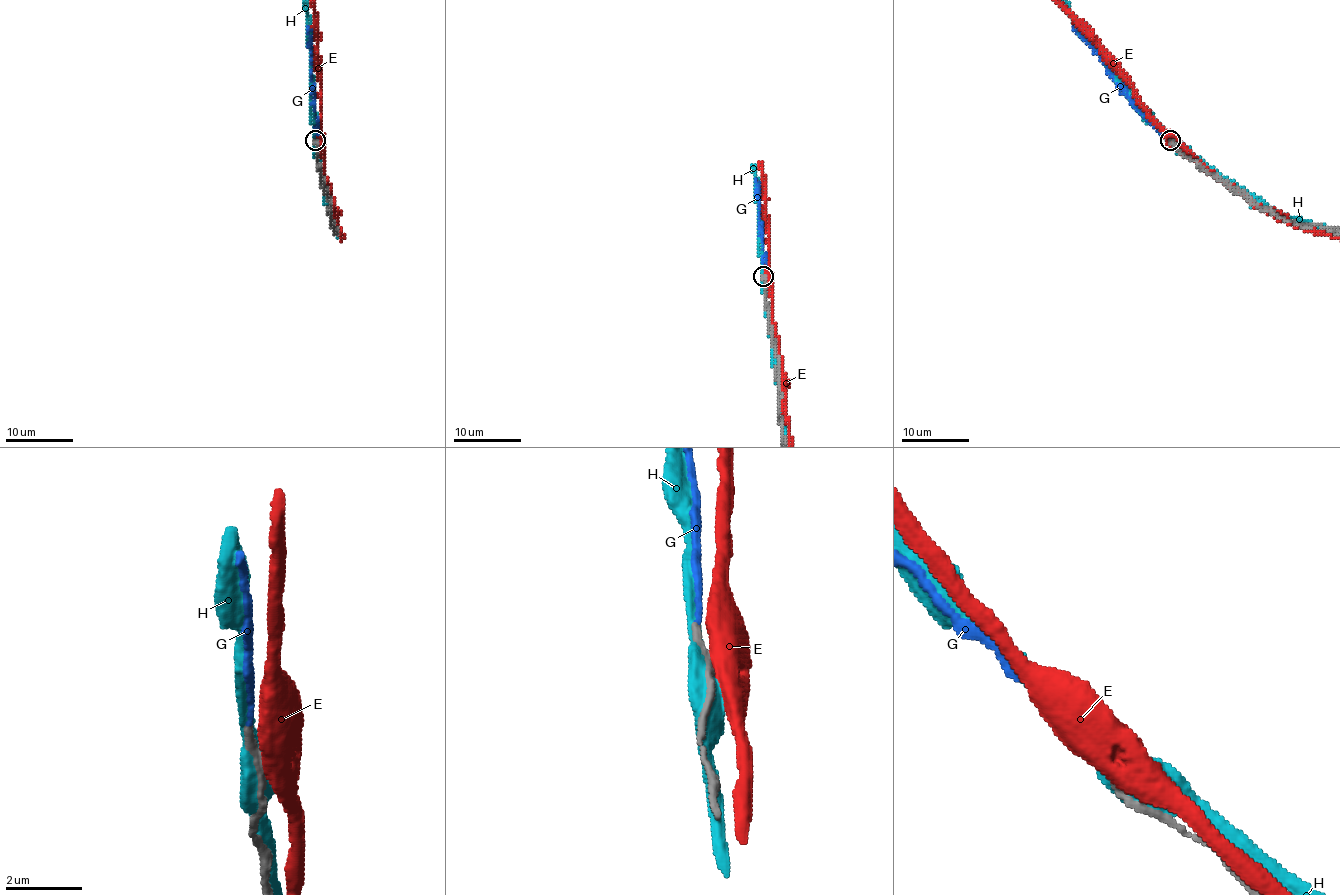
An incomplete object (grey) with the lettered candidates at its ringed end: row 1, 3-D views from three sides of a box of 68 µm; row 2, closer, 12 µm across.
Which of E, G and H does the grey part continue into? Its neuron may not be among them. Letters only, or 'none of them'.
G

